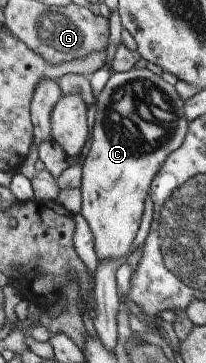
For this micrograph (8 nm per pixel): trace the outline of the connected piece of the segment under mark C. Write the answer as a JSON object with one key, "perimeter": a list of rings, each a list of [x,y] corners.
{"perimeter":[[[146,68],[113,74],[97,96],[95,123],[91,148],[82,166],[82,206],[80,213],[93,233],[98,260],[121,260],[129,254],[137,236],[143,206],[149,195],[153,178],[160,171],[167,156],[185,140],[189,120],[185,114],[185,100],[177,94],[175,85]]]}

